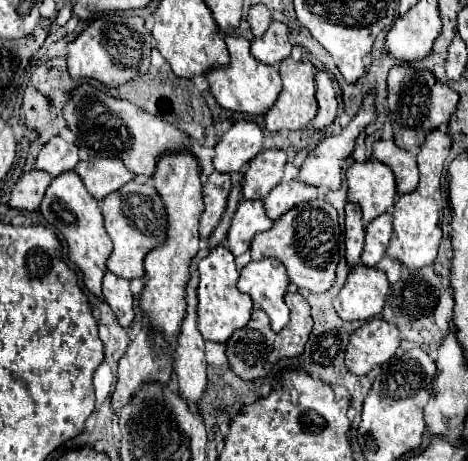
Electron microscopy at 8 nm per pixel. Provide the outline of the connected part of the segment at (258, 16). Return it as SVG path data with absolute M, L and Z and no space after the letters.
M252 5L246 19L250 23L250 29L252 29L254 37L262 37L266 33L270 21L272 21L272 15L264 5Z

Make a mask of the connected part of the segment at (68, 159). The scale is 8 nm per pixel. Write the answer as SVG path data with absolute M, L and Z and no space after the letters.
M52 137L38 153L34 169L46 171L52 177L58 177L60 173L74 169L76 163L78 163L78 147L72 143L66 143L62 137Z

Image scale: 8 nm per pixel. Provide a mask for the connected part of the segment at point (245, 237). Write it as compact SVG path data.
M242 201L234 213L226 247L232 251L234 257L246 253L250 249L250 241L256 233L268 231L272 221L264 213L262 201Z

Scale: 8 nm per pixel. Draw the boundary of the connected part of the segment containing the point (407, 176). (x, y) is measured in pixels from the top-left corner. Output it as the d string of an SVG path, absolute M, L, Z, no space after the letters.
M380 139L374 143L374 157L388 165L396 175L396 187L398 193L410 193L418 185L418 167L416 167L416 155L396 147L394 139Z

